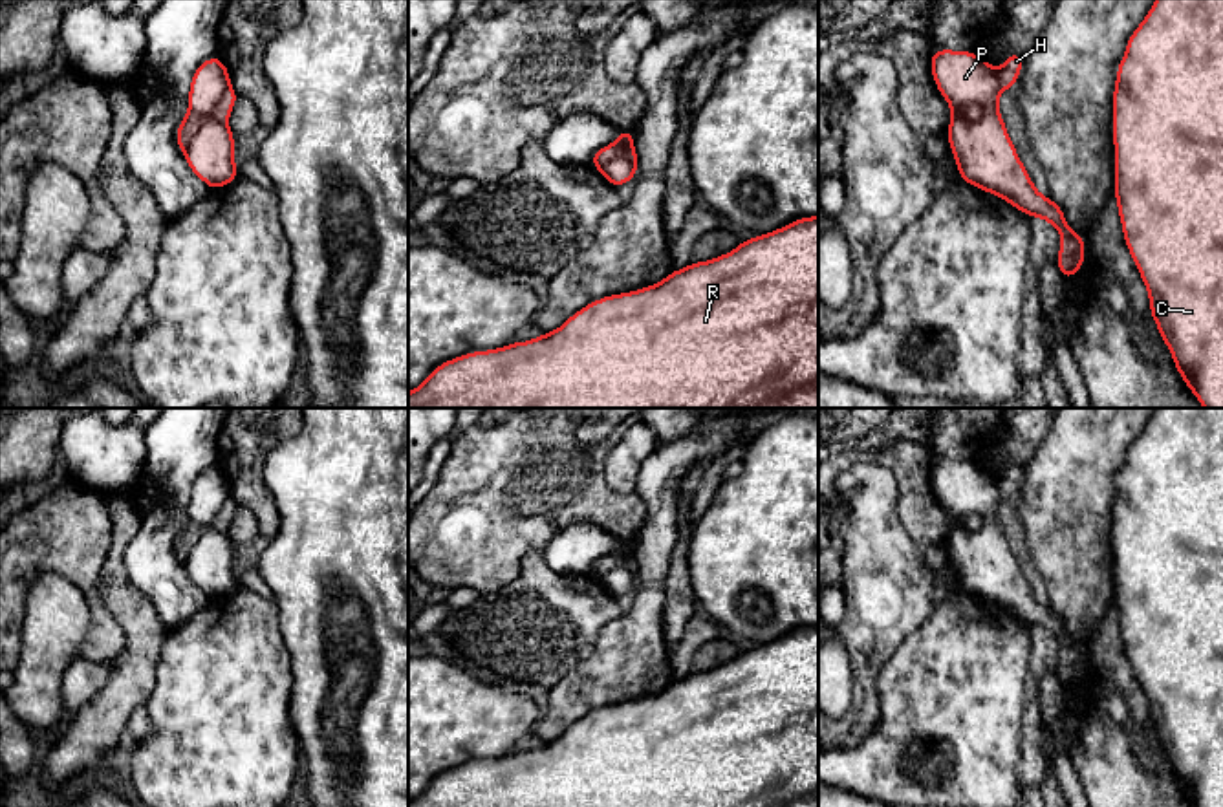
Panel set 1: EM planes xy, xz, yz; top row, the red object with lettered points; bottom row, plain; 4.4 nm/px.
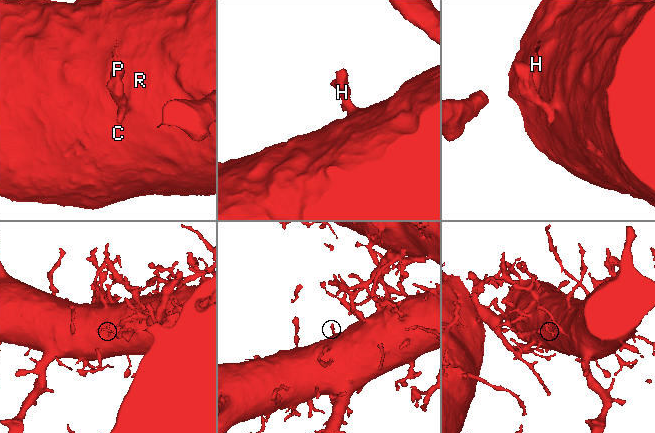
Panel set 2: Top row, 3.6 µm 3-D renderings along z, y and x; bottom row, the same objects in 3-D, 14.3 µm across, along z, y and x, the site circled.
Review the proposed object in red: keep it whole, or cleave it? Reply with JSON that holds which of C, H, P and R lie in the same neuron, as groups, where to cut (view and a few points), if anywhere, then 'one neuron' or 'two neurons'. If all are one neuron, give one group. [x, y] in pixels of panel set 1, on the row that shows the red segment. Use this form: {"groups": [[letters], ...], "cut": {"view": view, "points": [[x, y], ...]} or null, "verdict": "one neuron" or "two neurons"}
{"groups": [["C", "P", "R"], ["H"]], "cut": {"view": "yz", "points": [[962, 108], [969, 119], [982, 116]]}, "verdict": "two neurons"}

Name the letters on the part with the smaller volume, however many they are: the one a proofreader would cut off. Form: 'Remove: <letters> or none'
Remove: H

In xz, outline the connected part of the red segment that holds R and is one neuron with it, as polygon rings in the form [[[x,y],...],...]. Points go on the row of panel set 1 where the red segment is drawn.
[[[818,216],[743,240],[734,251],[670,271],[650,287],[602,296],[579,309],[558,329],[533,340],[445,360],[408,393],[408,408],[818,408]]]

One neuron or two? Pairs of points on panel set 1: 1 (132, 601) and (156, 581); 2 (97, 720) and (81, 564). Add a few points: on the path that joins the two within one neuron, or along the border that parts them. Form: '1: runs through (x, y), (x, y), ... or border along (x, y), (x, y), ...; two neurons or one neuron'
1: border along (125, 551), (123, 564), (130, 581), (167, 626); two neurons
2: border along (114, 617), (121, 630), (123, 646), (108, 661); two neurons

